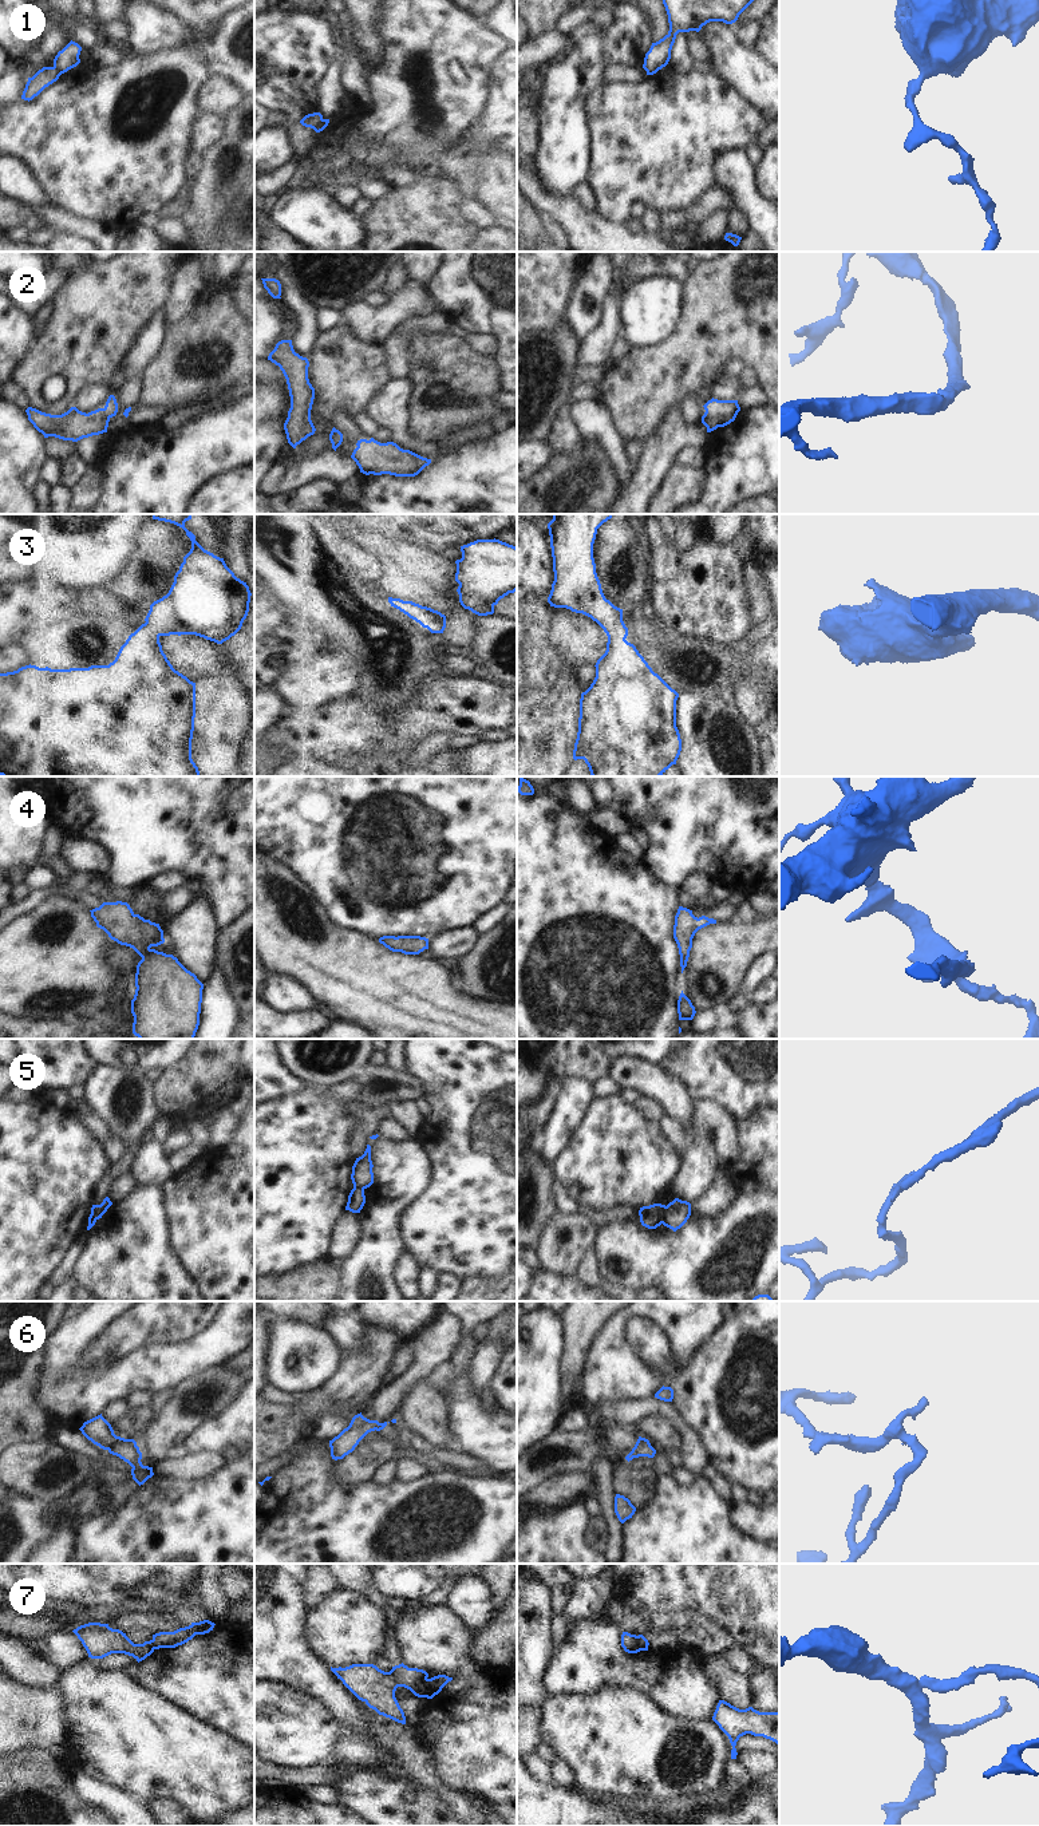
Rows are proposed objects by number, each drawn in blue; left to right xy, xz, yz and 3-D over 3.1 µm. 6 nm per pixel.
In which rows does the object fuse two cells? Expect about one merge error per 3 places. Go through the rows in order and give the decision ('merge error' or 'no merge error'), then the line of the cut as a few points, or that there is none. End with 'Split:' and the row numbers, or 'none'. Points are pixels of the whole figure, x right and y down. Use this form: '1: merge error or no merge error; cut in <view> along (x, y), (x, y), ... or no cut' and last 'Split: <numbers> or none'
1: merge error; cut in xz along (323, 119), (313, 129)
2: no merge error; no cut
3: no merge error; no cut
4: no merge error; no cut
5: merge error; cut in yz along (667, 1206), (662, 1222)
6: merge error; cut in xy along (118, 1437), (107, 1449)
7: merge error; cut in xz along (426, 1678), (410, 1690)
Split: 1, 5, 6, 7

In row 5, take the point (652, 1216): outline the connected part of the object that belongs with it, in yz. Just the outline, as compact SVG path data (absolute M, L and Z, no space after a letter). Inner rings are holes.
M653 1204L649 1206L643 1206L639 1210L640 1222L648 1229L656 1229L664 1221L665 1205Z

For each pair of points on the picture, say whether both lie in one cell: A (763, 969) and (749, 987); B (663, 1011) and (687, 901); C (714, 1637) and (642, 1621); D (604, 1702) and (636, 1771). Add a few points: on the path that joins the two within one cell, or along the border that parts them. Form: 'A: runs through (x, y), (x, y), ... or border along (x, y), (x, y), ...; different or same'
A: runs through (759, 973), (751, 983); same
B: border along (678, 890), (678, 902), (680, 905); different
C: runs through (696, 1633), (686, 1623), (659, 1621); same
D: runs through (612, 1719), (613, 1736), (631, 1754); same

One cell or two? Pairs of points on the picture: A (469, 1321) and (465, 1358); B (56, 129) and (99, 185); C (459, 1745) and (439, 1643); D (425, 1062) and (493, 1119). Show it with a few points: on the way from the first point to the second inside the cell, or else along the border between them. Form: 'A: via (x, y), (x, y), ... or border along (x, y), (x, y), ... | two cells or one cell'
A: via (465, 1331), (465, 1348) | one cell
B: via (70, 142), (99, 172) | one cell
C: via (466, 1719), (466, 1672), (463, 1668) | one cell
D: via (442, 1074), (475, 1102) | one cell

